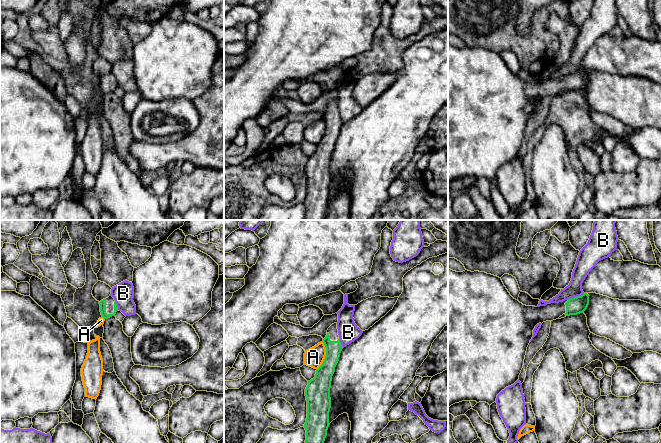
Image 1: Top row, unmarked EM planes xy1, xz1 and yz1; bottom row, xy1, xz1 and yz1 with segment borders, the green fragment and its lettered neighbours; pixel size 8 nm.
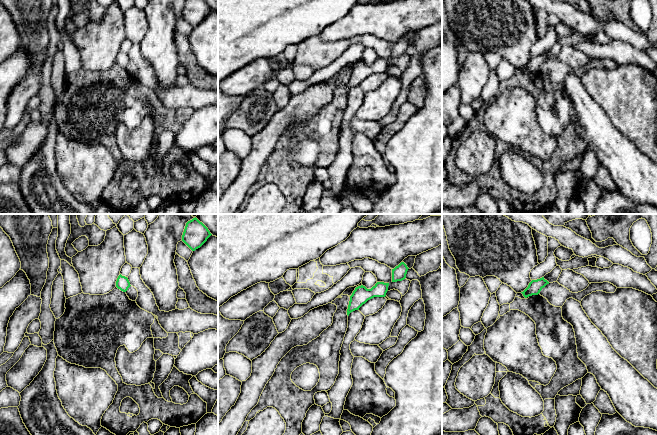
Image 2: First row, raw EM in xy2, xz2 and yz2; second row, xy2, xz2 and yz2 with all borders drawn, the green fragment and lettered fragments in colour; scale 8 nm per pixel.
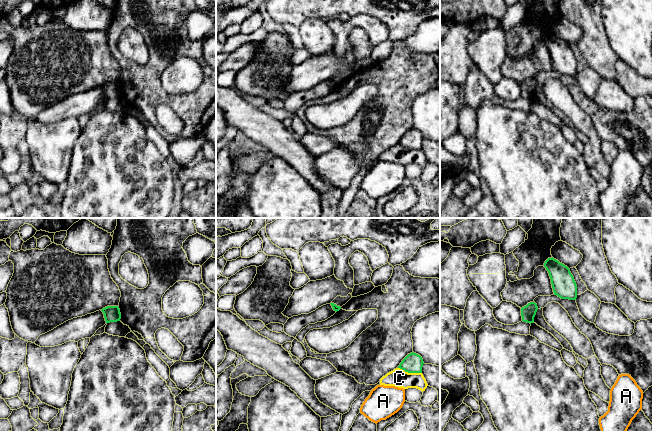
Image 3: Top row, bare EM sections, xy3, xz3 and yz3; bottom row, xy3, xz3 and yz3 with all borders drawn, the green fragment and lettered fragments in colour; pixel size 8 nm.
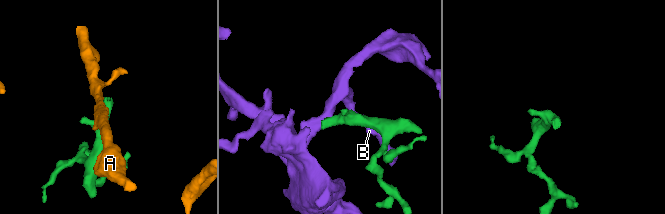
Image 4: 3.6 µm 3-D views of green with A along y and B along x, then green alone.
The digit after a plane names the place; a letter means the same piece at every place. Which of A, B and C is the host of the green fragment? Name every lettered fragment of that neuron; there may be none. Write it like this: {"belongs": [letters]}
{"belongs": []}

